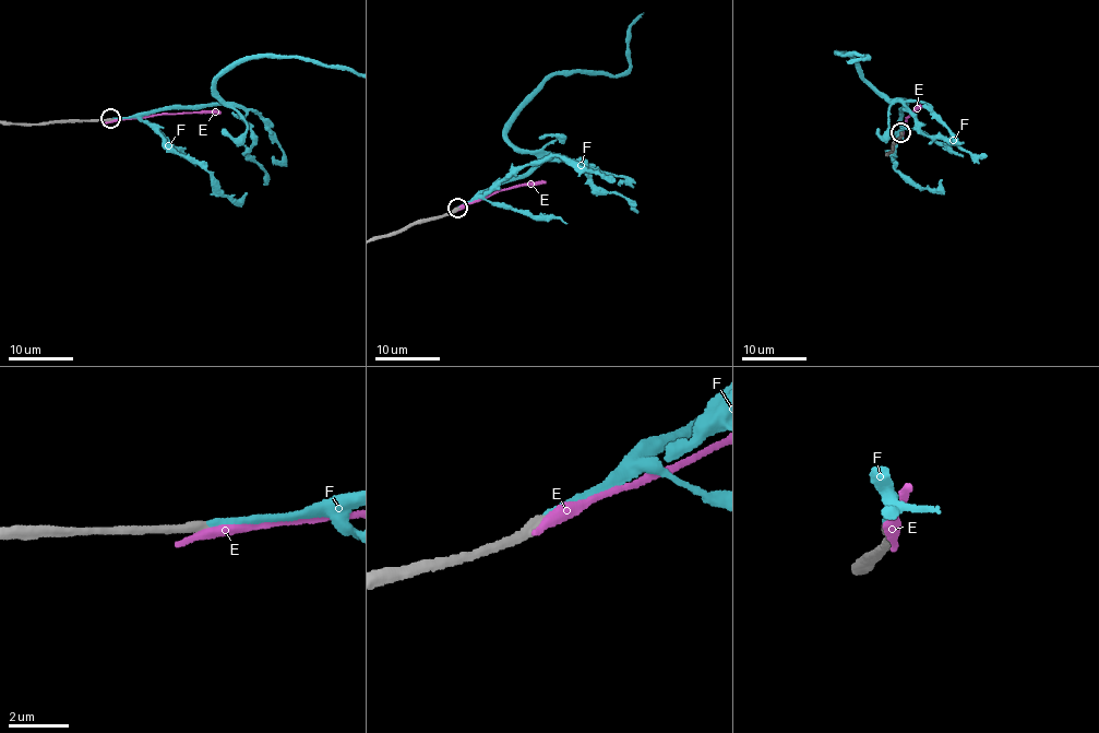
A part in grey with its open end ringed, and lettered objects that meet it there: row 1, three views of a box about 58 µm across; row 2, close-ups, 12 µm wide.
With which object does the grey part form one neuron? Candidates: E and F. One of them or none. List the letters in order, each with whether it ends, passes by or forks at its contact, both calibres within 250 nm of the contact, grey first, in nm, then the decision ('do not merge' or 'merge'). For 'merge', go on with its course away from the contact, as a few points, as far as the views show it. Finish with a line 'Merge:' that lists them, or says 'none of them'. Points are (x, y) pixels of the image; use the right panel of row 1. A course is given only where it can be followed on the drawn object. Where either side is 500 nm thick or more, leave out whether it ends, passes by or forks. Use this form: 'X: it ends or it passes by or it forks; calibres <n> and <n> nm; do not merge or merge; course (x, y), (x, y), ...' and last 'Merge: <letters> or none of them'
E: it ends; calibres 360 and 440 nm; do not merge
F: it ends; calibres 340 and 260 nm; merge
Merge: F

